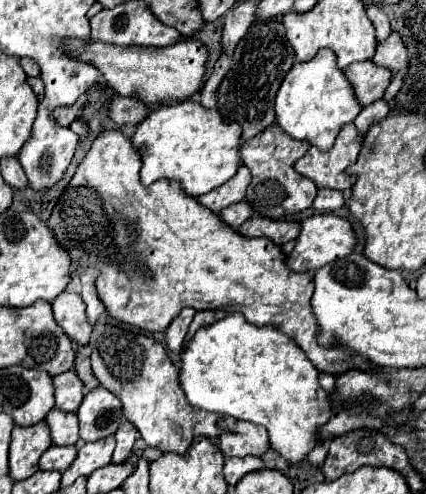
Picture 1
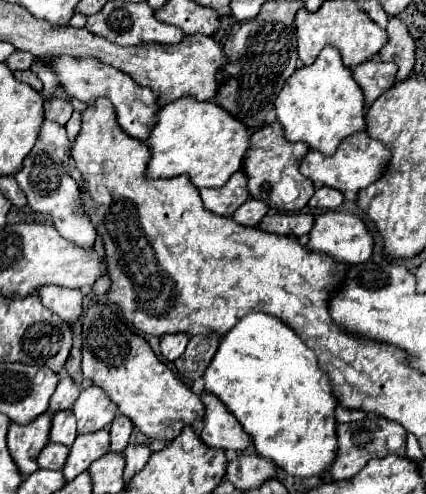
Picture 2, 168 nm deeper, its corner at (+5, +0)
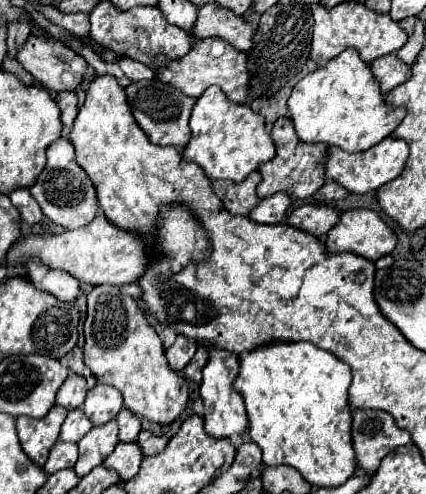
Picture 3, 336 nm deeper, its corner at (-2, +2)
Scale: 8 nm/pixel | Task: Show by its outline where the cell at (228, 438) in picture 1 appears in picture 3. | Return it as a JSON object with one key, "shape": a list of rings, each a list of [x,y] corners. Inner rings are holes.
{"shape":[[[209,349],[209,361],[203,369],[201,383],[201,399],[205,403],[205,431],[211,437],[231,437],[241,435],[247,429],[247,413],[243,405],[243,397],[233,389],[233,381],[239,375],[239,357],[237,353],[227,353],[223,349]]]}

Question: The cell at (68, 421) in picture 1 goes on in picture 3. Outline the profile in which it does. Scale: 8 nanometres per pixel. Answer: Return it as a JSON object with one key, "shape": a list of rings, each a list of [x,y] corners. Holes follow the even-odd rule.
{"shape":[[[73,409],[73,411],[67,413],[67,419],[65,419],[63,427],[61,427],[59,439],[77,443],[79,439],[83,439],[89,433],[89,429],[93,429],[93,423],[87,419],[83,409]]]}

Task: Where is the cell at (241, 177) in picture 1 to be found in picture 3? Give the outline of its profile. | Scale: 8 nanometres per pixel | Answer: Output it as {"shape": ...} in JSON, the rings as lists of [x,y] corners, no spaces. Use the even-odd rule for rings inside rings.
{"shape":[[[255,171],[243,183],[231,181],[213,181],[213,193],[223,201],[225,209],[233,215],[249,215],[249,211],[261,201],[257,197],[257,185],[261,183],[261,175]]]}

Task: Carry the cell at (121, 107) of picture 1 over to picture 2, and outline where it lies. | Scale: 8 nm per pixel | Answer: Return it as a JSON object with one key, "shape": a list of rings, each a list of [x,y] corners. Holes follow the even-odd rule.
{"shape":[[[64,55],[60,59],[50,59],[50,63],[52,63],[62,87],[66,89],[66,93],[70,97],[84,101],[86,105],[96,103],[96,99],[100,99],[100,97],[110,99],[110,103],[114,105],[114,111],[116,111],[118,125],[134,139],[140,139],[140,141],[148,139],[150,129],[156,121],[156,111],[158,111],[158,105],[156,105],[158,97],[152,89],[138,85],[126,73],[122,73],[106,63],[100,63],[98,59],[72,59],[72,57]]]}

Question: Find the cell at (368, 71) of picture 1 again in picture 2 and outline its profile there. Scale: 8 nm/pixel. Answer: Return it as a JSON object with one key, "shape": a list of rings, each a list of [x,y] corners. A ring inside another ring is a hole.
{"shape":[[[366,61],[352,69],[354,81],[364,91],[364,105],[370,107],[384,91],[396,83],[396,65],[384,61]]]}

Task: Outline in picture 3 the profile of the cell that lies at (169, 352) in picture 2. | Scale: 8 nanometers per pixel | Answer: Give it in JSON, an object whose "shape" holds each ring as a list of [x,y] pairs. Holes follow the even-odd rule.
{"shape":[[[185,341],[187,345],[181,345],[181,343],[175,343],[167,349],[167,359],[169,359],[169,365],[171,369],[175,371],[183,371],[185,365],[193,359],[195,351],[197,351],[197,343],[195,341]]]}

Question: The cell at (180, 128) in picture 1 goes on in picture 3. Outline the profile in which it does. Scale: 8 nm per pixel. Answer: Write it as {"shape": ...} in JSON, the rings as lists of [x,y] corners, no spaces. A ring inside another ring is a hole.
{"shape":[[[209,87],[195,103],[191,119],[191,141],[183,151],[183,161],[197,161],[211,181],[229,179],[241,183],[259,165],[275,157],[275,143],[265,129],[265,117],[255,113],[249,105],[233,103],[219,87]]]}

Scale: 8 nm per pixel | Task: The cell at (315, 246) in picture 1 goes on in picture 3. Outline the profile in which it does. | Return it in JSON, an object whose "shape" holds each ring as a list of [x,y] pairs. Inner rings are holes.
{"shape":[[[351,209],[341,215],[341,221],[327,233],[327,251],[355,253],[369,261],[389,255],[397,245],[393,229],[369,209]]]}

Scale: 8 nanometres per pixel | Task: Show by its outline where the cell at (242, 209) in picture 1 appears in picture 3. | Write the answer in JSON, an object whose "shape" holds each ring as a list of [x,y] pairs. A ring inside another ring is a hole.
{"shape":[[[275,193],[267,199],[261,199],[261,203],[249,213],[249,219],[255,223],[283,223],[291,203],[293,201],[287,193]]]}

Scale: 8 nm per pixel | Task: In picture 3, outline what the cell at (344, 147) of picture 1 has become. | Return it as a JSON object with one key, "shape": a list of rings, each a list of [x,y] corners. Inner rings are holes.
{"shape":[[[387,137],[379,145],[361,153],[347,153],[339,147],[331,147],[325,161],[325,175],[327,179],[343,185],[349,193],[363,195],[369,191],[377,191],[381,185],[397,179],[405,167],[407,157],[409,157],[409,145],[403,139],[393,139],[393,137]]]}

